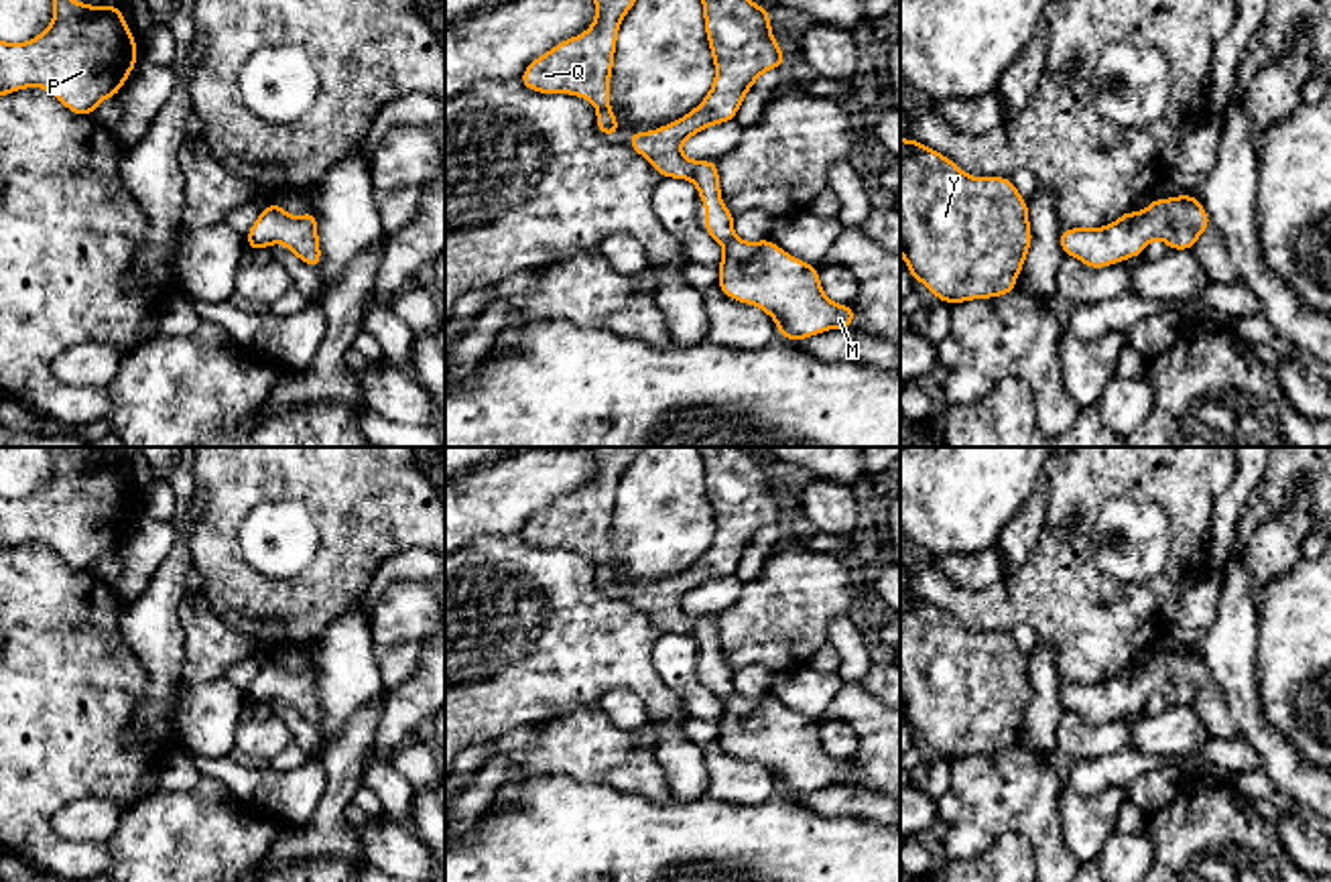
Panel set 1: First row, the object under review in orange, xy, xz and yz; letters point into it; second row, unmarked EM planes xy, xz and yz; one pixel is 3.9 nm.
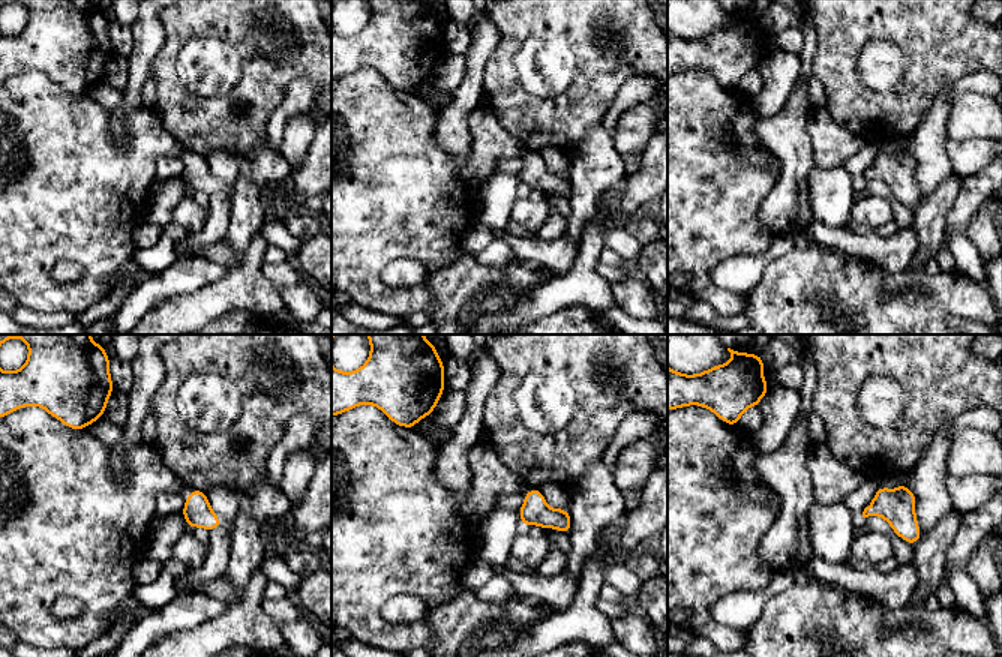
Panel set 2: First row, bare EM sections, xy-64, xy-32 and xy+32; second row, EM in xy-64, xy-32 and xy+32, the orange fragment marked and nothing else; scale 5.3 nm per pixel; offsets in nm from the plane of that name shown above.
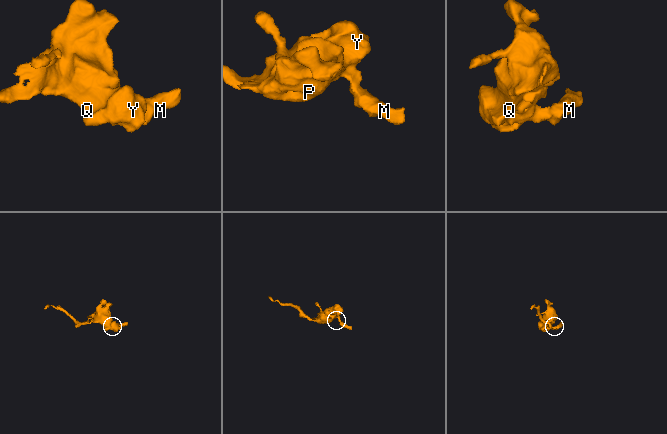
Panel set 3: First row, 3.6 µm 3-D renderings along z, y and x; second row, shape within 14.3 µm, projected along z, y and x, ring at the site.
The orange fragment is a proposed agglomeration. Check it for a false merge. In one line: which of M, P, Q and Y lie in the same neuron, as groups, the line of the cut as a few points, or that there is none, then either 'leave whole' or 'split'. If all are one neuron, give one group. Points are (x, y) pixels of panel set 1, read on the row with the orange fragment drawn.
groups M P Q Y; cut none; leave whole

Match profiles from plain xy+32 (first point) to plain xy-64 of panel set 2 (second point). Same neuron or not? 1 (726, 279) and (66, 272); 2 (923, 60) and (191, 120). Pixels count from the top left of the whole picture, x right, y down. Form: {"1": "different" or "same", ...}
{"1": "same", "2": "same"}

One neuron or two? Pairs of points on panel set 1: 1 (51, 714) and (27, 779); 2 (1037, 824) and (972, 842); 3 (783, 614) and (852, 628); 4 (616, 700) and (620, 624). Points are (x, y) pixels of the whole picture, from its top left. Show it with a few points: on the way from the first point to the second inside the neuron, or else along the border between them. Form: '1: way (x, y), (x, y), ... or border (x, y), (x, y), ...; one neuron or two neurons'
1: way (35, 730), (27, 742), (27, 763); one neuron
2: way (1021, 822), (992, 822), (988, 826); one neuron
3: border (856, 614), (840, 614), (830, 624), (826, 641); two neurons
4: border (594, 704), (628, 687), (647, 720); two neurons

